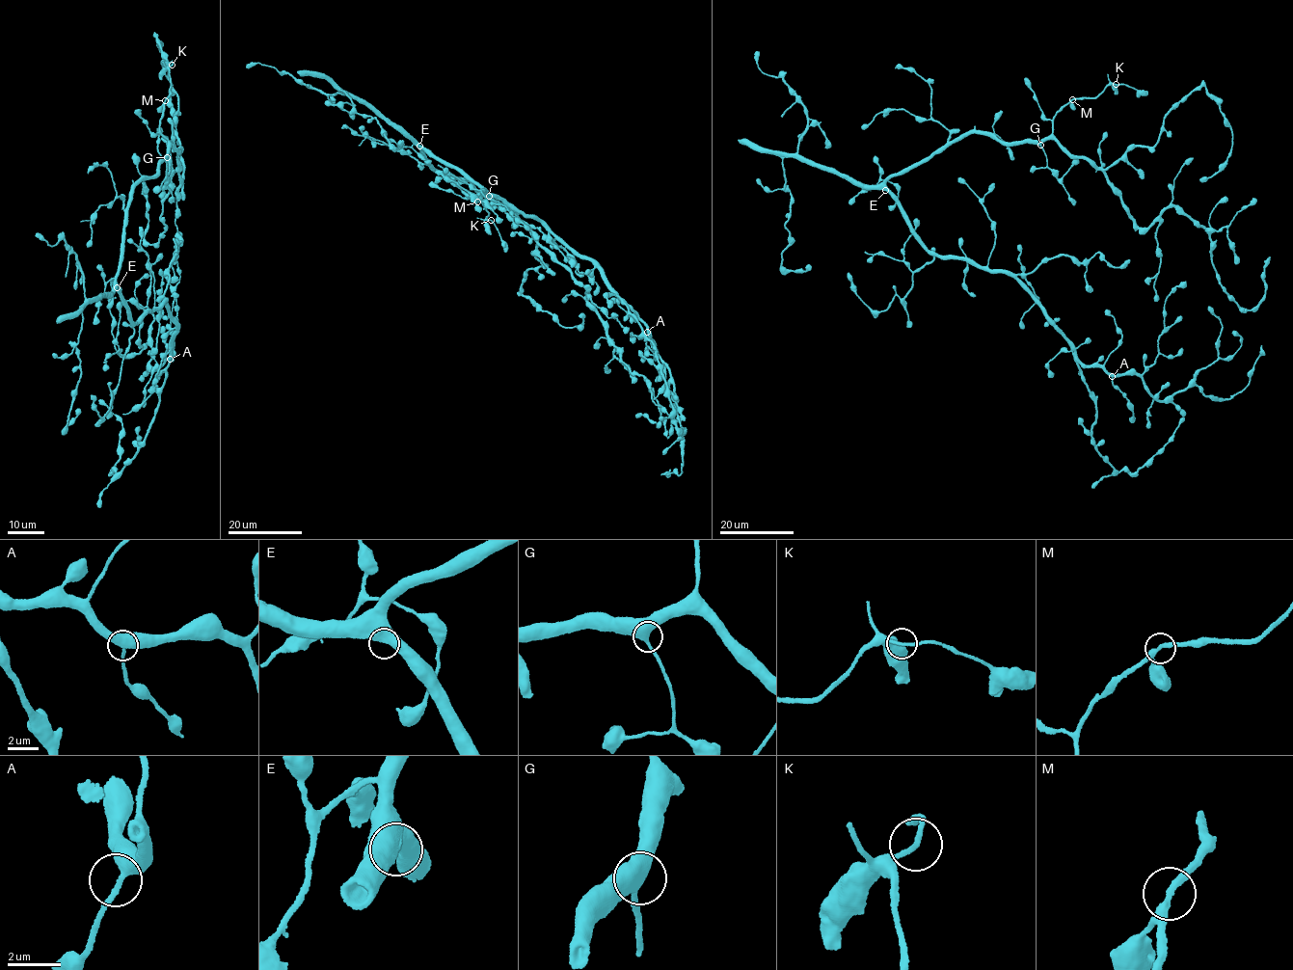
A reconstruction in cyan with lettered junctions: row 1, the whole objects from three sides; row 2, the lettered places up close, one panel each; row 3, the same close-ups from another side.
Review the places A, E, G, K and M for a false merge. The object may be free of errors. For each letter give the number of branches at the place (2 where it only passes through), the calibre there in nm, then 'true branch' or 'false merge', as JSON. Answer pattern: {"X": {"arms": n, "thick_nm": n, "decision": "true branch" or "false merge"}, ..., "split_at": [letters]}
{"A": {"arms": 2, "thick_nm": 340, "decision": "true branch"}, "E": {"arms": 2, "thick_nm": 550, "decision": "true branch"}, "G": {"arms": 2, "thick_nm": 480, "decision": "true branch"}, "K": {"arms": 2, "thick_nm": 160, "decision": "true branch"}, "M": {"arms": 2, "thick_nm": 280, "decision": "true branch"}, "split_at": []}

